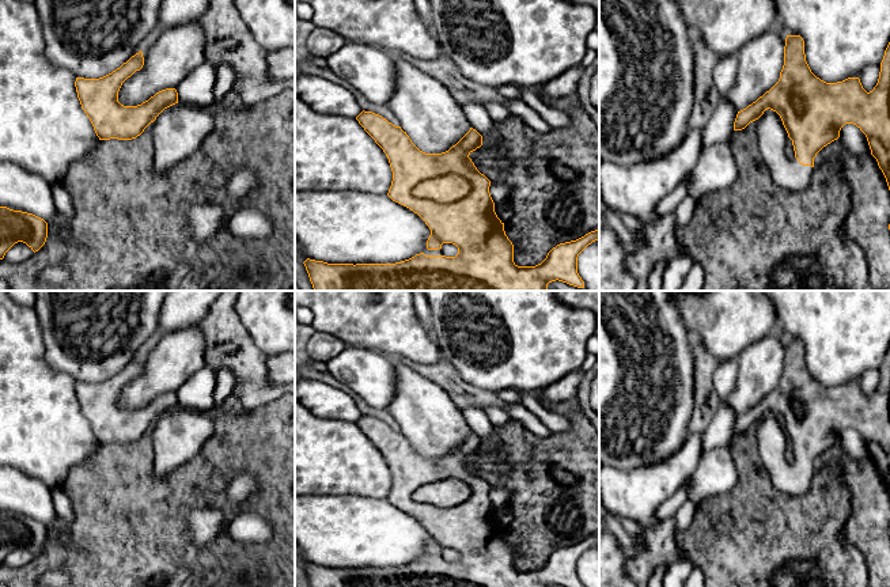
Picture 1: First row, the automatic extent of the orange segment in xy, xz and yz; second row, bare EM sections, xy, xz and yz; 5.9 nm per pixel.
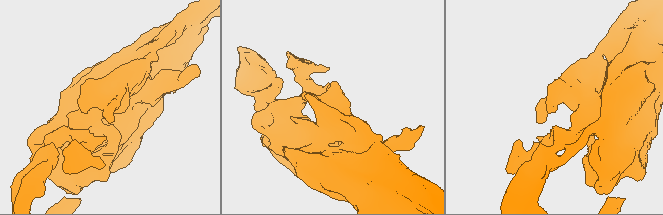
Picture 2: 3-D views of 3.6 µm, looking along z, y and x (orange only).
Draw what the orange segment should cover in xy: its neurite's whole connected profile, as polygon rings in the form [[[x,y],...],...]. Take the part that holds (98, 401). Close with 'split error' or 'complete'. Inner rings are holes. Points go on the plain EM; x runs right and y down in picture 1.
[[[143,356],[132,360],[126,367],[111,378],[99,383],[76,382],[75,391],[82,413],[90,423],[99,444],[132,444],[140,440],[152,427],[152,442],[155,451],[155,474],[166,477],[192,461],[205,442],[213,435],[215,424],[207,412],[192,410],[178,406],[175,393],[156,397],[148,405],[137,410],[124,410],[118,406],[118,395],[122,387],[144,370]]]; split error

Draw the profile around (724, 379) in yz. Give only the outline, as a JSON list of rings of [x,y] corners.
[[[738,359],[723,360],[712,376],[712,385],[722,399],[727,398],[736,386]]]

